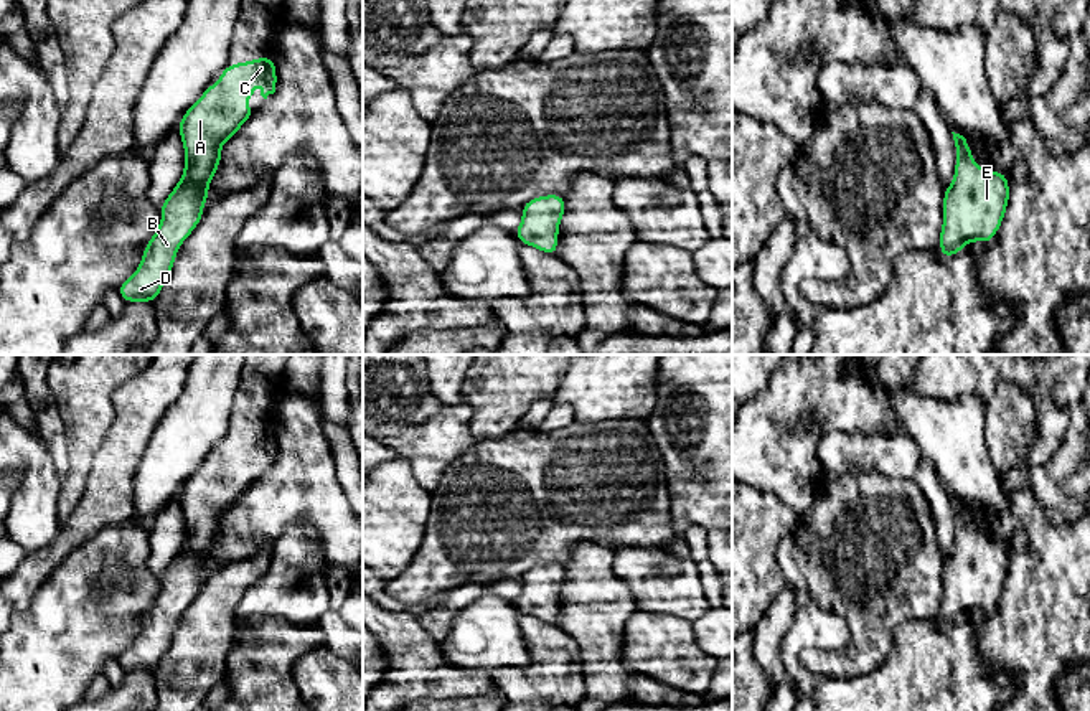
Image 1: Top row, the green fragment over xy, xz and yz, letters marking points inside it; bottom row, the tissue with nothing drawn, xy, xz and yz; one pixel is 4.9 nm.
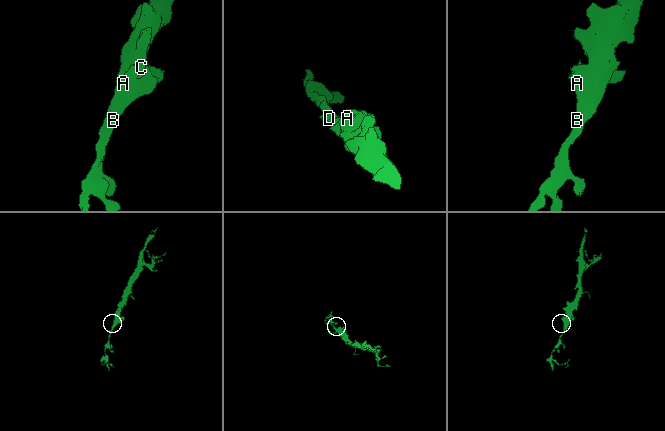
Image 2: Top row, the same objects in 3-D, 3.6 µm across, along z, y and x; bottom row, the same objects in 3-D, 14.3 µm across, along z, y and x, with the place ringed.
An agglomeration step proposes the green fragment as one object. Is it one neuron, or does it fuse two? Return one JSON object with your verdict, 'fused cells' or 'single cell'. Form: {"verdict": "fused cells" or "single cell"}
{"verdict": "single cell"}

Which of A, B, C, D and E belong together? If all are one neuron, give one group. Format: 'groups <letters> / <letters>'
groups A B C D E

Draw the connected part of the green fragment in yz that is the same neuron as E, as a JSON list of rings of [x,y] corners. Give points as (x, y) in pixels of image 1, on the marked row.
[[[951,134],[956,165],[953,181],[943,193],[943,228],[938,244],[945,259],[963,251],[970,241],[991,242],[1009,201],[1006,173],[975,165],[966,139]]]

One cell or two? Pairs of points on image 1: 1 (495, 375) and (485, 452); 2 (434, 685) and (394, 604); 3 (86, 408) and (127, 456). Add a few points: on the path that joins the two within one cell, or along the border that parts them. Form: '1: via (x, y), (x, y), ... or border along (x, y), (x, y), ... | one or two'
1: border along (516, 428), (497, 437), (483, 437) | two
2: border along (381, 606), (391, 611), (409, 611), (418, 616) | two
3: border along (114, 393), (114, 423), (98, 447) | two

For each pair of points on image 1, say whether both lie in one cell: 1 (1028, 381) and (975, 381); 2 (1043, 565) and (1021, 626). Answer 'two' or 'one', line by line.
1: one
2: one

